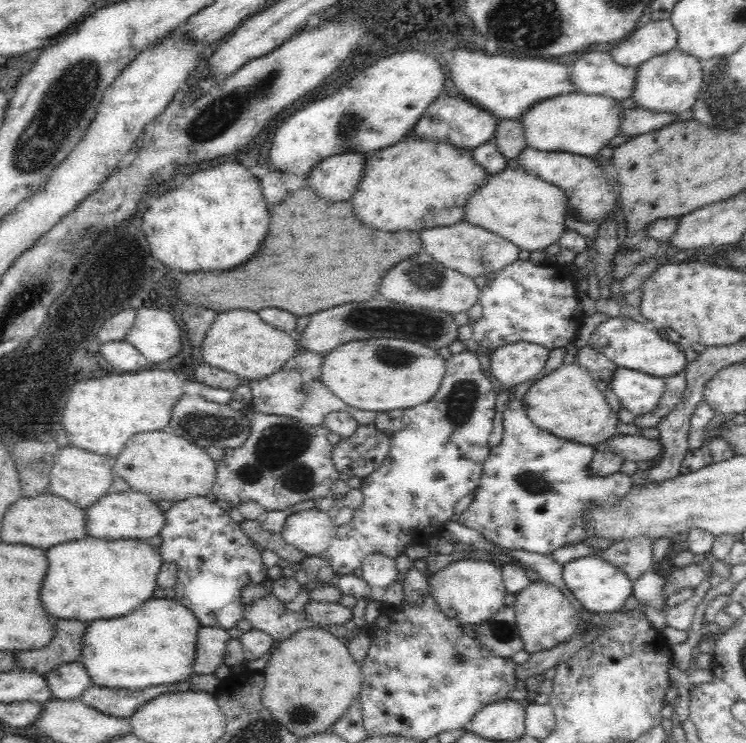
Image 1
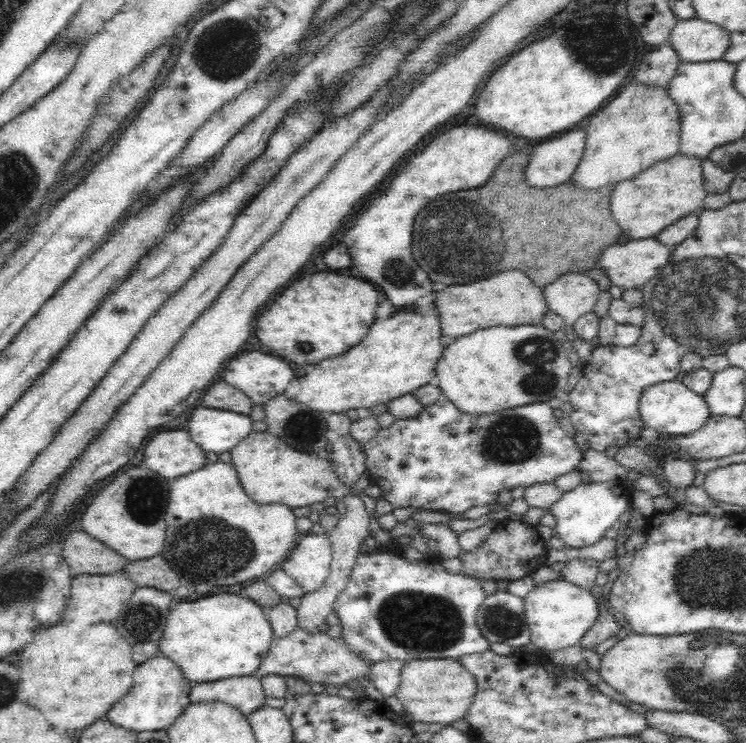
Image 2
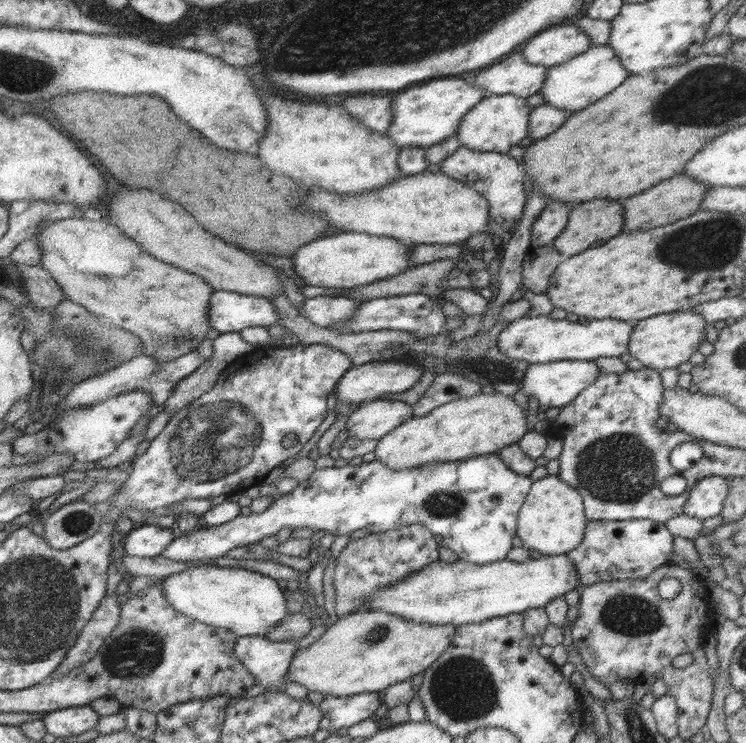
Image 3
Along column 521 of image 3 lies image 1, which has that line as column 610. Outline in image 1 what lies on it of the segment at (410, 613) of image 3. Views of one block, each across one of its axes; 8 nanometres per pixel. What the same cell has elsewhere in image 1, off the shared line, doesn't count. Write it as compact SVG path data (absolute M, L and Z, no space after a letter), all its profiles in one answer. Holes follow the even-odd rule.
M584 556L584 558L576 558L576 560L570 560L566 564L562 564L562 579L564 585L573 594L574 602L579 607L586 608L595 613L614 613L620 607L624 606L626 600L630 598L632 583L622 571L620 571L614 564L603 560L597 556Z

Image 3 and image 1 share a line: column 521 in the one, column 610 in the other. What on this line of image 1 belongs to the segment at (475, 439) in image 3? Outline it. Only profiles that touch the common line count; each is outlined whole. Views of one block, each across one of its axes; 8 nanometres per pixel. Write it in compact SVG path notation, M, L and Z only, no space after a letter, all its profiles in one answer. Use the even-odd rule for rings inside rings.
M564 362L536 379L525 392L523 405L529 419L538 428L566 440L593 446L616 432L616 413L606 403L590 373L575 362Z

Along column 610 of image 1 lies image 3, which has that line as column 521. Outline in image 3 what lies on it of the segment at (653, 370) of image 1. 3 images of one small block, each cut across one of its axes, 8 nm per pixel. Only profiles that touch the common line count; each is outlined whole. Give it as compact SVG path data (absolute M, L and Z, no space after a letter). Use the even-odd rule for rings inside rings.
M548 315L519 317L509 321L498 332L499 352L513 360L523 360L528 365L553 362L554 360L595 360L600 356L618 357L627 350L632 322L603 318L587 320L584 324L565 319L551 319Z

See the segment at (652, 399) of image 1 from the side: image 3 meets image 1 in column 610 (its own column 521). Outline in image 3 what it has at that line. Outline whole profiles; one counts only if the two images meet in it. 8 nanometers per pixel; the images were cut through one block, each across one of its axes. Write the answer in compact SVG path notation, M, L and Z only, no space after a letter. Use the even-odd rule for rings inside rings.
M554 360L553 362L530 364L515 389L521 388L528 398L536 398L538 406L559 408L571 402L574 396L591 384L602 373L592 360Z

